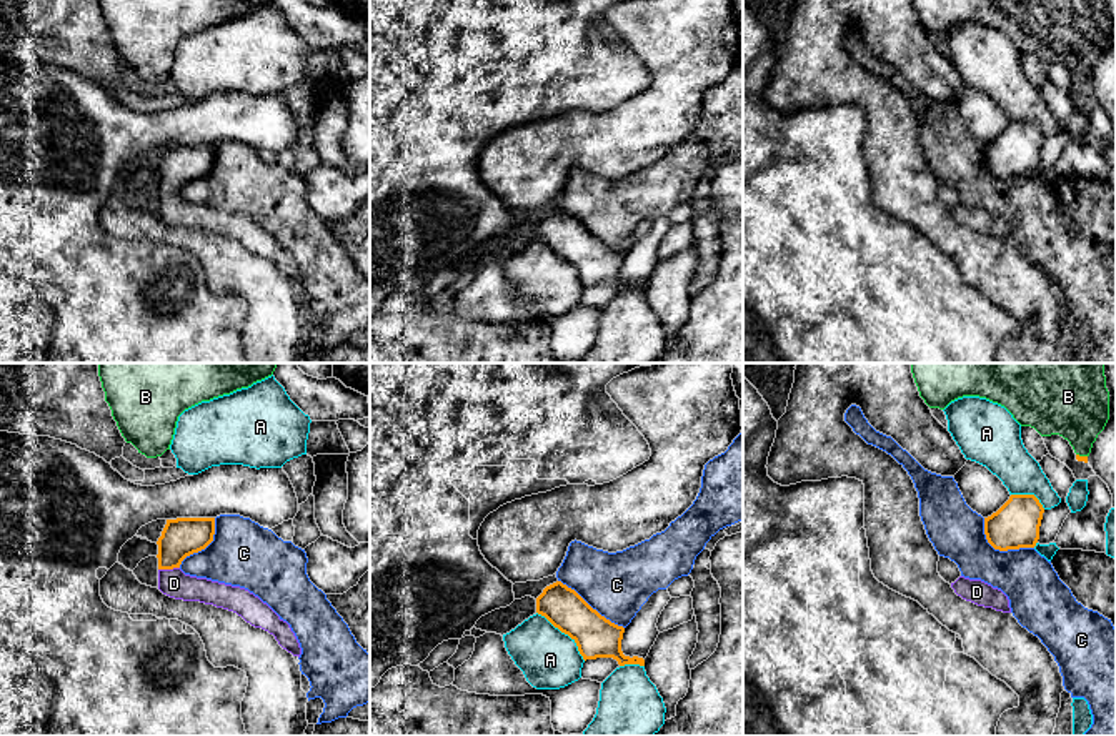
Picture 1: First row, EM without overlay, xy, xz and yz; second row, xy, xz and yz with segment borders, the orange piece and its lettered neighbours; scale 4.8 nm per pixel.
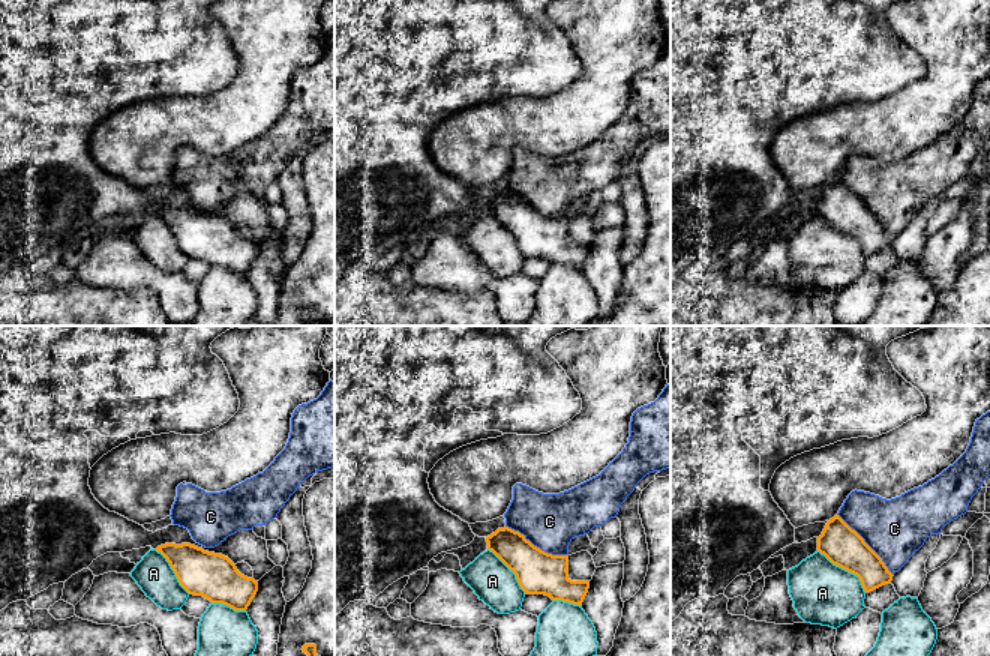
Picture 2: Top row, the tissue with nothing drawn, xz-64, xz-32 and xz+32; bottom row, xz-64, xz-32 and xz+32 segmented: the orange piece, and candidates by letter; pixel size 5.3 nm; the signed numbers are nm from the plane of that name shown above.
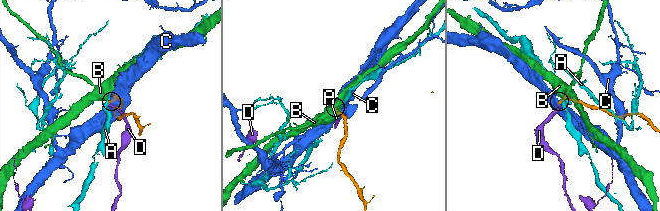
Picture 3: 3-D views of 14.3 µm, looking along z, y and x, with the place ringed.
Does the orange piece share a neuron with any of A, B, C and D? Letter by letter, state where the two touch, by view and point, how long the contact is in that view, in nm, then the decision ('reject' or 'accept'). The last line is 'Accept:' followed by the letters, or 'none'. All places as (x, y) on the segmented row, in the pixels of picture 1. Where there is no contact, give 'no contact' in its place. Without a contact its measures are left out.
A: meets orange in xz at (565, 633); contact 340 nm long; reject
B: meets orange in yz at (1081, 457); contact 60 nm long; reject
C: meets orange in yz at (1000, 550); contact 280 nm long; reject
D: meets orange in xy at (169, 568); contact 110 nm long; accept
Accept: D

